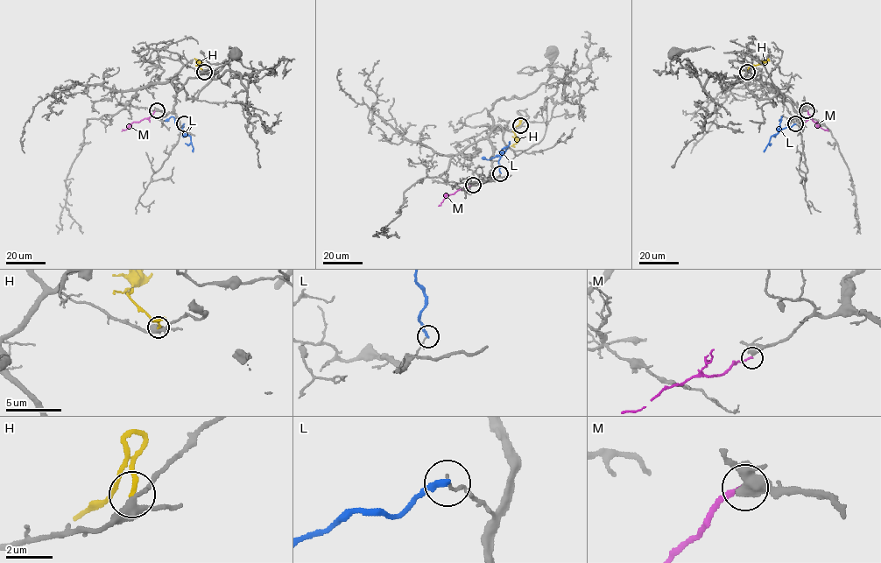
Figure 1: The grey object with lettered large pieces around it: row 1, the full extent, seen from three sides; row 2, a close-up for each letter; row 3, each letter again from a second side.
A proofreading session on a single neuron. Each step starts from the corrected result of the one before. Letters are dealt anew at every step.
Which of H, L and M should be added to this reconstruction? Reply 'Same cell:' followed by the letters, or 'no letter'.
Same cell: M

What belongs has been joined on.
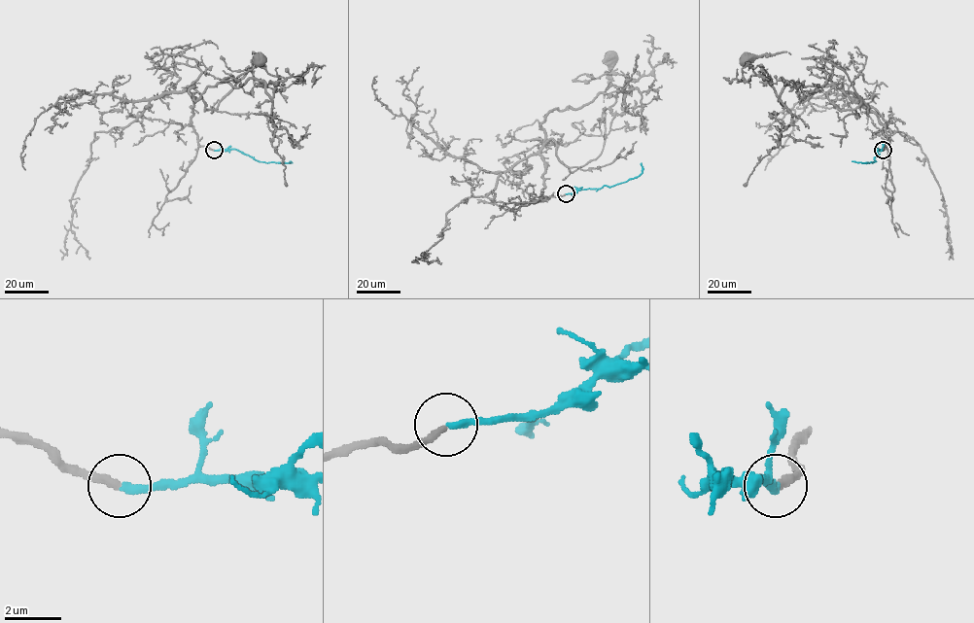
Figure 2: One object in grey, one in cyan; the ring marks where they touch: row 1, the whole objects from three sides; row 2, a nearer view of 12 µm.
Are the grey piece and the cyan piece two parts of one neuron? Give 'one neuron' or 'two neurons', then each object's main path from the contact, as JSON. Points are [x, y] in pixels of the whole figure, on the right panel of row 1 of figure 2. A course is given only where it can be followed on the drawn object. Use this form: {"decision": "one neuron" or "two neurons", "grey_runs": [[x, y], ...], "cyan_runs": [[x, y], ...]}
{"decision": "one neuron", "grey_runs": [[883, 150], [878, 117], [840, 89], [819, 86], [802, 100], [782, 78], [779, 97], [758, 57], [746, 57]], "cyan_runs": [[883, 150], [878, 149], [873, 162], [852, 161]]}

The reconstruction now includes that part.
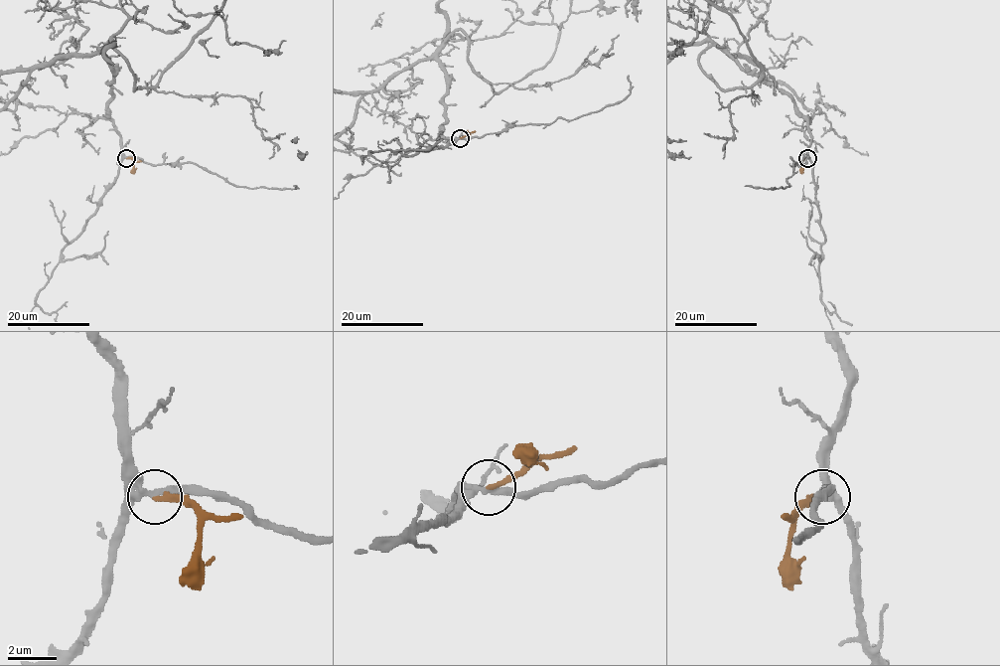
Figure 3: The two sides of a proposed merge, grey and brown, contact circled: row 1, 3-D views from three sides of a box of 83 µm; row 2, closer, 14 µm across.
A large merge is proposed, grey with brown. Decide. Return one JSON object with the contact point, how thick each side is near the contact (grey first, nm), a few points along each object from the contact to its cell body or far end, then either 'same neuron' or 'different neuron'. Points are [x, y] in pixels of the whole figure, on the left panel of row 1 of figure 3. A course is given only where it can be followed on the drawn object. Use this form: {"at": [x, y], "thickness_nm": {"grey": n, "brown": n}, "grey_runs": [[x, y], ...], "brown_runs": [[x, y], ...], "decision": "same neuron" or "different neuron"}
{"at": [126, 158], "thickness_nm": {"grey": 280, "brown": 200}, "brown_runs": [[127, 158], [134, 161], [131, 173]], "decision": "different neuron"}

